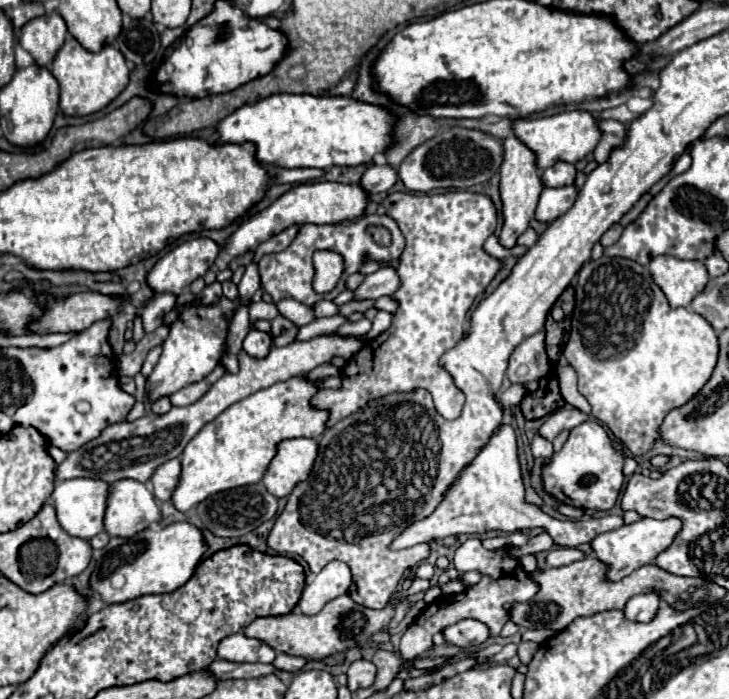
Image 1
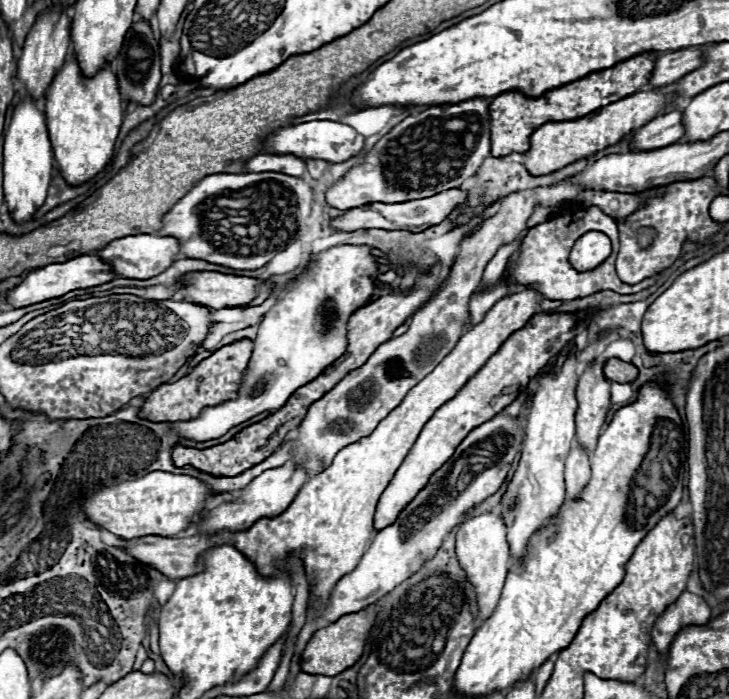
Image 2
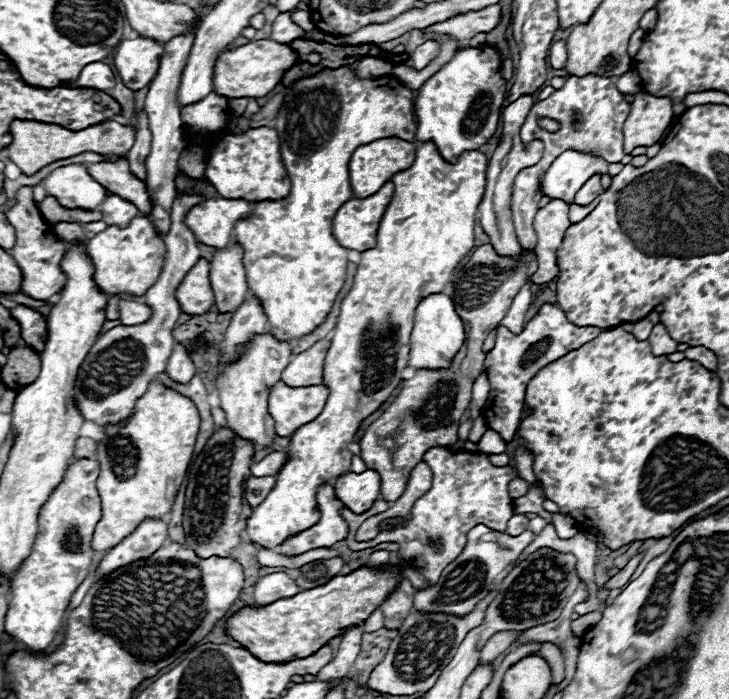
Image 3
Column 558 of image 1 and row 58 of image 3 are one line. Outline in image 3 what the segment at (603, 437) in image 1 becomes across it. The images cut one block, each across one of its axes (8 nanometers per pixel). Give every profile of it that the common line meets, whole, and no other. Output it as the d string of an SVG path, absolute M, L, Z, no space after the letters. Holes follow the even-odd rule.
M490 44L470 46L456 50L452 60L446 62L434 76L430 76L414 98L418 118L416 140L432 140L448 162L464 150L478 150L498 130L502 104L506 96L506 80L502 78L502 58Z

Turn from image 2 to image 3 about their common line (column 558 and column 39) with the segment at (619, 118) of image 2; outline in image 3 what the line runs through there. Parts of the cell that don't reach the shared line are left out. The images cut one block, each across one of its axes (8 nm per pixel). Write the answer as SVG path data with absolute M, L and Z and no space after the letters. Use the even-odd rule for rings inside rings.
M12 120L10 122L10 134L12 134L12 142L6 146L8 158L24 172L24 174L34 174L38 172L42 166L62 160L62 158L70 158L82 152L96 152L102 156L126 156L128 150L134 144L134 128L130 126L122 126L114 120L96 124L96 126L88 126L84 130L66 130L58 124L46 124L46 122L36 122L36 120Z

